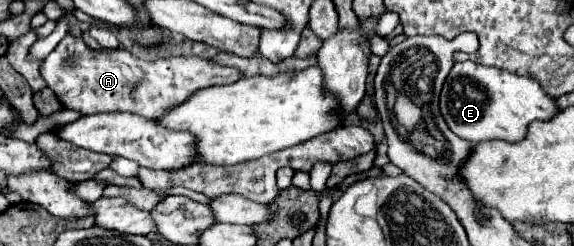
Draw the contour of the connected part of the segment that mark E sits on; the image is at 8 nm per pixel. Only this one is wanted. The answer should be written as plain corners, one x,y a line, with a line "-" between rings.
456,62
440,94
440,112
448,128
472,144
480,144
484,140
520,142
524,140
530,122
552,120
558,114
558,106
542,92
540,84
528,76
524,78
506,70
480,66
476,62

